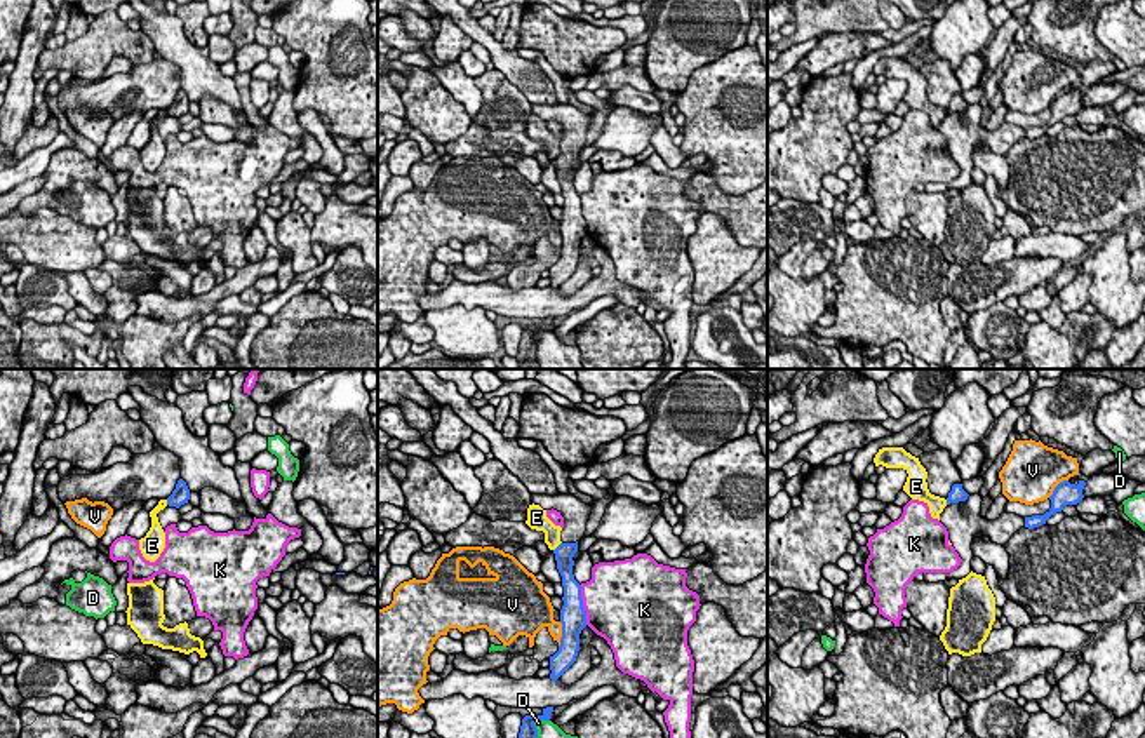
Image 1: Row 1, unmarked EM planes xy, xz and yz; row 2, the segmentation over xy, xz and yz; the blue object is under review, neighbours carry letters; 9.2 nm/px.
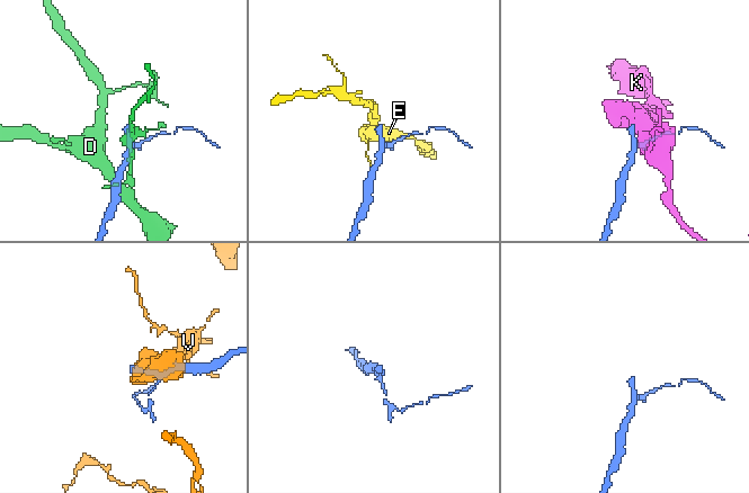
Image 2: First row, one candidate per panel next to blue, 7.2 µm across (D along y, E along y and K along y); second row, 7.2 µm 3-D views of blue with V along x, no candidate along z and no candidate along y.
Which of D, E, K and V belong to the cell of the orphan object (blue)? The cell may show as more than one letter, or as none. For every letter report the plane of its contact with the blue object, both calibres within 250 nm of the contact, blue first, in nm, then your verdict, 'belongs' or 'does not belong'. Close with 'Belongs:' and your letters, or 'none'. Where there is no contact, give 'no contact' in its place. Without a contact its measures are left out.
D: meets blue in xz; 190 nm thick on the blue side, 360 nm on the other; does not belong
E: meets blue in xz; 180 nm thick on the blue side, 160 nm on the other; does not belong
K: meets blue in xz; 260 nm thick on the blue side, 480 nm on the other; does not belong
V: meets blue in xz; 260 nm thick on the blue side, 190 nm on the other; does not belong
Belongs: none

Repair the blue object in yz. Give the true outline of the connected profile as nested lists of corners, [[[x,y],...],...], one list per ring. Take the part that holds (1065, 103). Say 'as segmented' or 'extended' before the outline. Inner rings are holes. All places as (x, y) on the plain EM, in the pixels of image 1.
as segmented | [[[1068,91],[1060,92],[1053,104],[1049,106],[1051,110],[1051,118],[1044,124],[1044,125],[1032,125],[1032,127],[1025,127],[1025,138],[1034,139],[1039,138],[1042,134],[1046,134],[1046,131],[1055,125],[1056,122],[1061,122],[1067,115],[1077,115],[1084,104],[1086,92],[1079,91],[1079,94],[1070,94]]]

